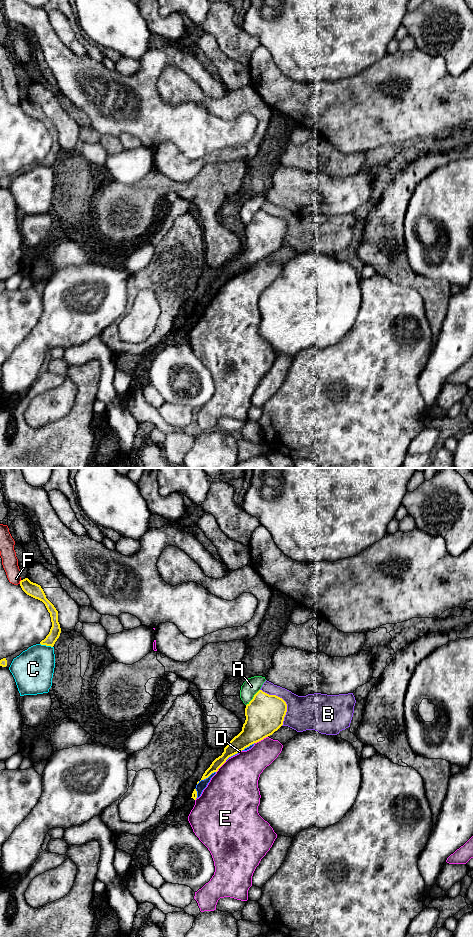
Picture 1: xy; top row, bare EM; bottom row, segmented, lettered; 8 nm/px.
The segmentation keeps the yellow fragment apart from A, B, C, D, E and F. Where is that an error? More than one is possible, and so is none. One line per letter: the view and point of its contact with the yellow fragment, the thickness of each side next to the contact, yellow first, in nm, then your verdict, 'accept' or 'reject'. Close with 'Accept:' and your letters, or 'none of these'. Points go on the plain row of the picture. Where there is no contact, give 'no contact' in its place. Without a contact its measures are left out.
A: xy (253, 217) | 320/140 nm | reject
B: xy (284, 221) | 320/280 nm | reject
C: xy (46, 165) | 90/320 nm | reject
D: xy (206, 297) | 80/70 nm | reject
E: xy (261, 259) | 320/240 nm | reject
F: xy (20, 102) | 120/130 nm | reject
Accept: none of these

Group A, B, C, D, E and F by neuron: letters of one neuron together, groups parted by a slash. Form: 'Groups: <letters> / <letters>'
Groups: A D / B / C / E / F

